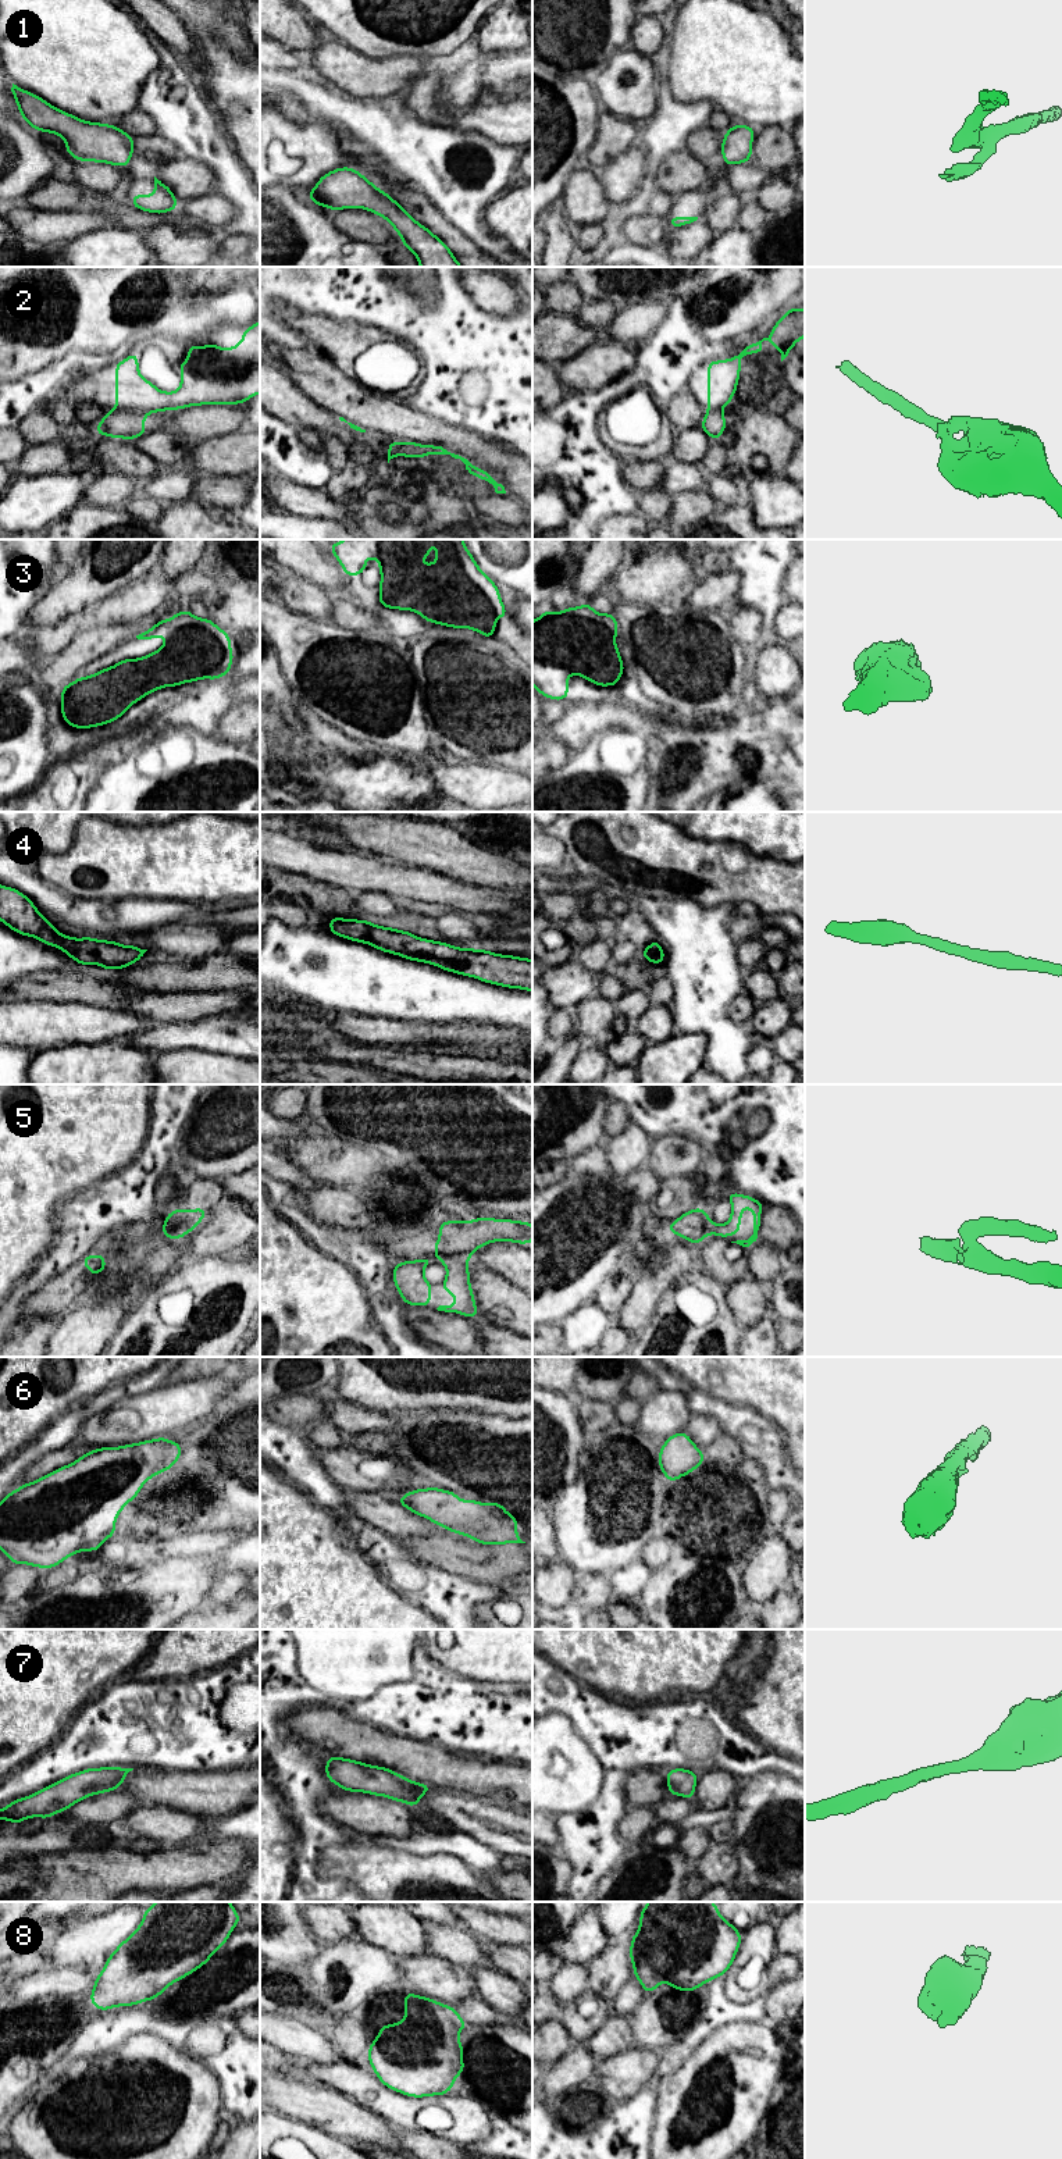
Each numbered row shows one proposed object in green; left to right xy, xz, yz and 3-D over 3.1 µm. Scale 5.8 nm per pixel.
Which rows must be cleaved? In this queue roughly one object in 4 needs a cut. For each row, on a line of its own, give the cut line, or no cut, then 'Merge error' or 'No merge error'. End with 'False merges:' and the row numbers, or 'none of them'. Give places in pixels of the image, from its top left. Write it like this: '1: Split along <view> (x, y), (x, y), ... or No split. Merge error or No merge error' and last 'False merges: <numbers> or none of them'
1: No split. No merge error
2: Split along xy (116, 409), (131, 409), (138, 413). Merge error
3: No split. No merge error
4: No split. No merge error
5: Split along xz (438, 1257), (467, 1260). Merge error
6: No split. No merge error
7: No split. No merge error
8: No split. No merge error
False merges: 2, 5

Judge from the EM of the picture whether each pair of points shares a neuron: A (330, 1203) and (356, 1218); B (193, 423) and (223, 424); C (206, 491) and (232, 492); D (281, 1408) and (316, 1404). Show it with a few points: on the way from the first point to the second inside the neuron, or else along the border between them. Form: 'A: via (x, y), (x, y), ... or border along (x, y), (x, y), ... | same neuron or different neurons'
A: via (337, 1207), (345, 1207), (349, 1211) | same neuron
B: via (200, 423), (216, 423) | same neuron
C: via (213, 491), (225, 491) | same neuron
D: via (289, 1408), (307, 1408) | same neuron

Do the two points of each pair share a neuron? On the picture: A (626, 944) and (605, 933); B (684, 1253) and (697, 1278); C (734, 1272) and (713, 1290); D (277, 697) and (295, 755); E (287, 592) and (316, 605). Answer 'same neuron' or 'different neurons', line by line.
A: different neurons
B: different neurons
C: different neurons
D: different neurons
E: same neuron

